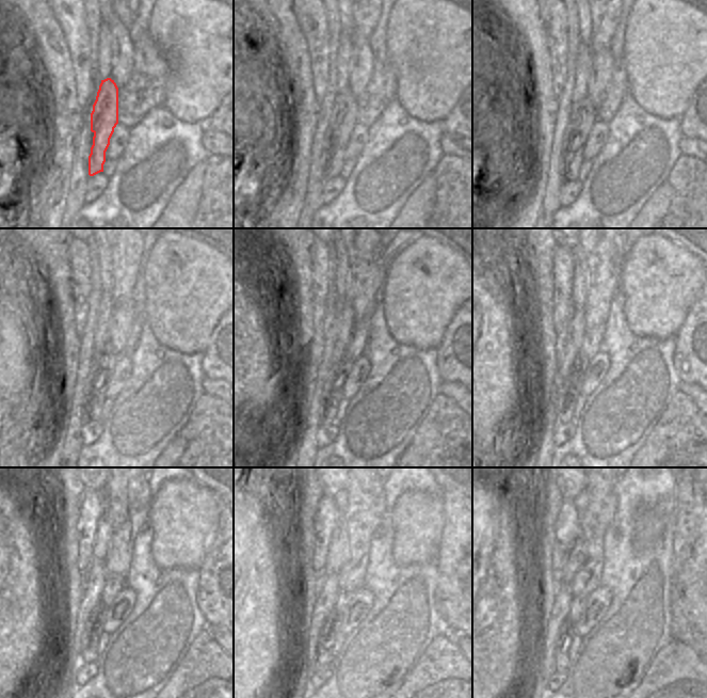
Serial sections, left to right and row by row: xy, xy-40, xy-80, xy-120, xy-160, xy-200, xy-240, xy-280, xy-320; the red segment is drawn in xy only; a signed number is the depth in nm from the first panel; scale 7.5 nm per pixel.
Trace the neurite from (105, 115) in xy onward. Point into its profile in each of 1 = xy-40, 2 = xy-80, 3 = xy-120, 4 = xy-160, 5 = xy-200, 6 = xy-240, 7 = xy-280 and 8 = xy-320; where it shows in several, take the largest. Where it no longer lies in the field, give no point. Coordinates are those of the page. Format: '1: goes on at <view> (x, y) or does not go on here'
1: goes on at xy-40 (344, 115)
2: goes on at xy-80 (583, 116)
3: goes on at xy-120 (106, 360)
4: goes on at xy-160 (331, 407)
5: goes on at xy-200 (565, 415)
6: goes on at xy-240 (93, 629)
7: goes on at xy-280 (330, 629)
8: goes on at xy-320 (567, 629)

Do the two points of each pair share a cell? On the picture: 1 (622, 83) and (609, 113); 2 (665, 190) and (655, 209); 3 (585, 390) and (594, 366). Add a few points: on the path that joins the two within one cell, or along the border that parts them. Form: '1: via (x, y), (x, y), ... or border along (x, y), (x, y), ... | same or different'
1: via (615, 91), (609, 106) | same
2: via (663, 194), (657, 205) | same
3: via (589, 384), (594, 371) | same

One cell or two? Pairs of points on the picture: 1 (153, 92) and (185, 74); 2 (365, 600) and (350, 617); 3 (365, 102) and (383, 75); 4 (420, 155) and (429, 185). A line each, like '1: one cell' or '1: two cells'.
1: two cells
2: one cell
3: one cell
4: two cells

